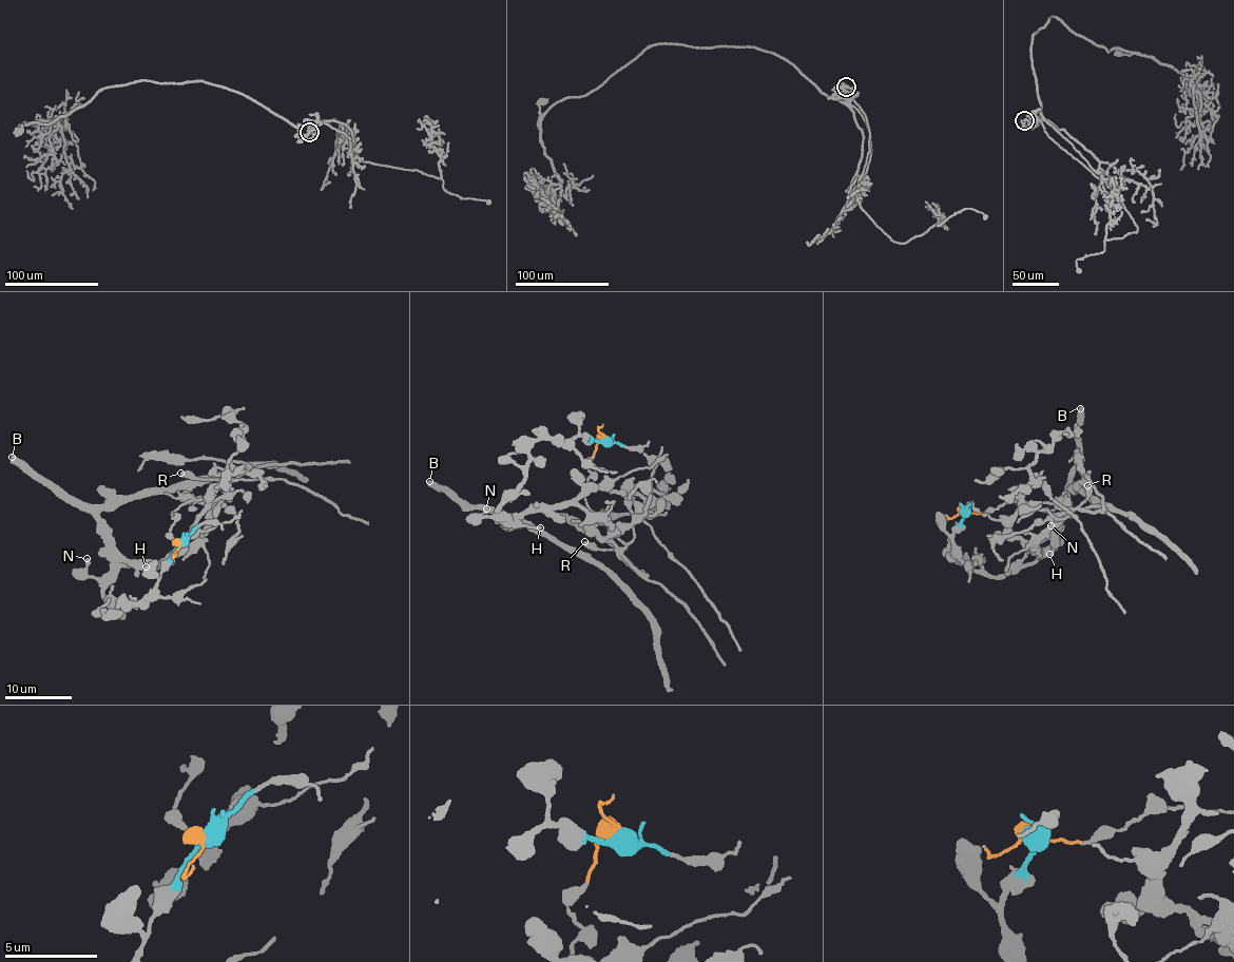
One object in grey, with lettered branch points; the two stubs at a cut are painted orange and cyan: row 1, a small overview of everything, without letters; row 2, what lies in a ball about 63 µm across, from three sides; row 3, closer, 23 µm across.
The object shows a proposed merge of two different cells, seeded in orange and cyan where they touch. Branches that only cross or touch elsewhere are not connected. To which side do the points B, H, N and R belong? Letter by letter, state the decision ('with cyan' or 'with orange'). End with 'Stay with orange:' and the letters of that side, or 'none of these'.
B: with cyan
H: with cyan
N: with cyan
R: with orange
Stay with orange: R

